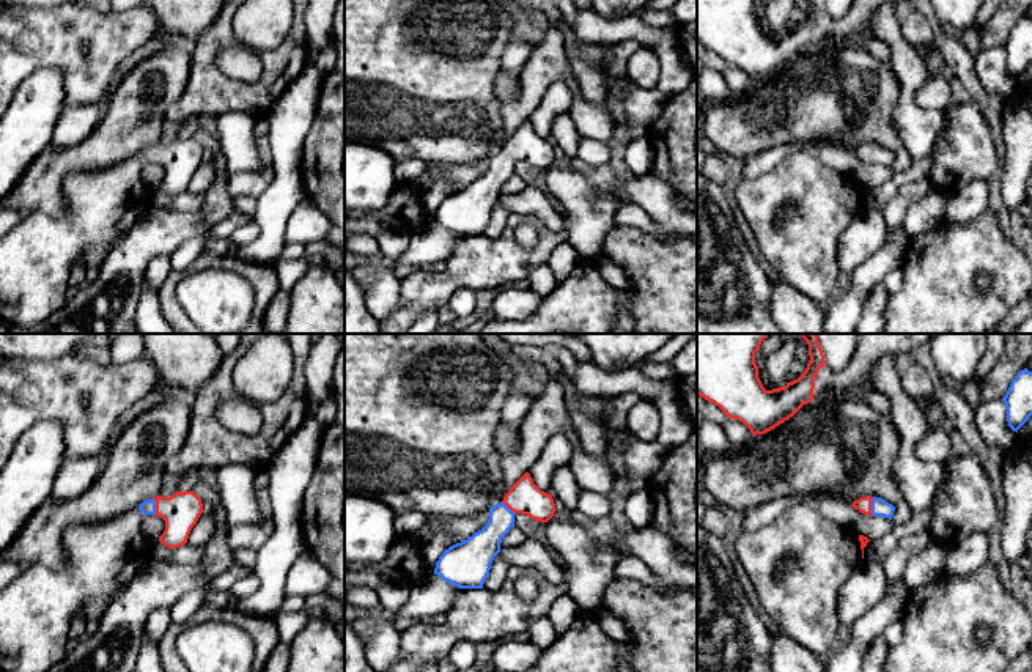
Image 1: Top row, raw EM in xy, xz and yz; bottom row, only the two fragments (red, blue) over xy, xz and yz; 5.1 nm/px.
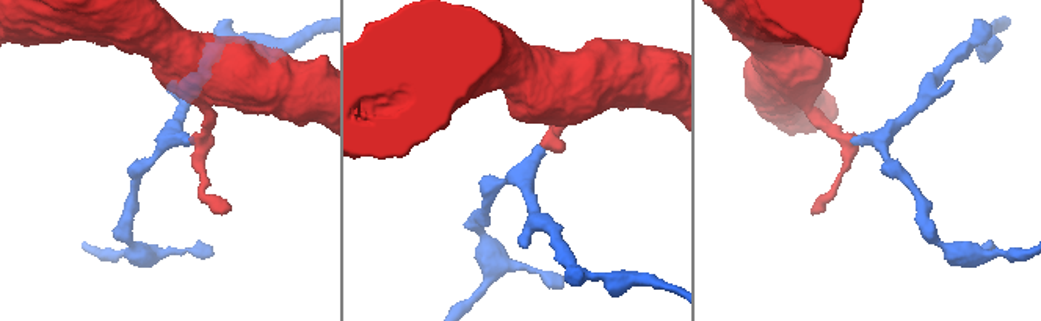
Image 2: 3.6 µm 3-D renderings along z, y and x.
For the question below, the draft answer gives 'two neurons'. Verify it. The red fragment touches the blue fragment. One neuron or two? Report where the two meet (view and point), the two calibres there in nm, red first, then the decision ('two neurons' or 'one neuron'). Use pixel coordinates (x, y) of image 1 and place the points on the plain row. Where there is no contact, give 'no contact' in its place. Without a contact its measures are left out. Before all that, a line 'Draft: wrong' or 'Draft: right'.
Draft: wrong
yz (870, 153) | 80/90 nm | one neuron

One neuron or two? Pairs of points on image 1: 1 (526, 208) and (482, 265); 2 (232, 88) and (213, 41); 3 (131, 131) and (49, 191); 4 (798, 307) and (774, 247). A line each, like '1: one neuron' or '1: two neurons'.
1: two neurons
2: one neuron
3: one neuron
4: two neurons

